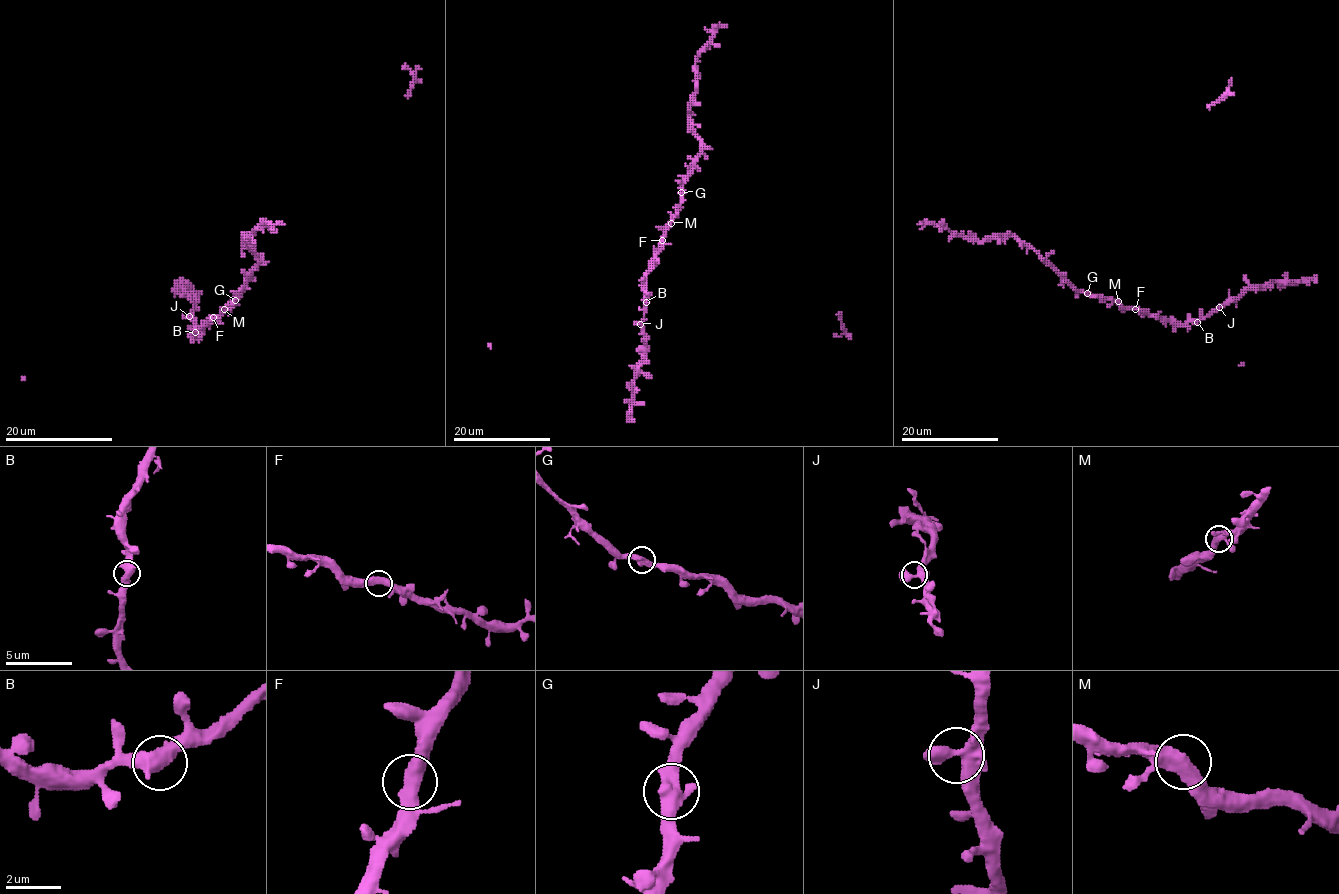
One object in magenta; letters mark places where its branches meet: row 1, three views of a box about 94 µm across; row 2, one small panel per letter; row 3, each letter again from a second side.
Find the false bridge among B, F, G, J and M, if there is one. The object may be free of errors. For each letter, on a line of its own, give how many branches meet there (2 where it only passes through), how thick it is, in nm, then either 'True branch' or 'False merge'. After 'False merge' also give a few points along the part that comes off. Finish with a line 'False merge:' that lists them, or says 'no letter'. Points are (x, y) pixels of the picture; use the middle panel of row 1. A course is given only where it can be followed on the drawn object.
B: Branches: 2. Thickness 550 nm. True branch
F: Branches: 2. Thickness 500 nm. True branch
G: Branches: 2. Thickness 550 nm. True branch
J: Branches: 2. Thickness 550 nm. True branch
M: Branches: 2. Thickness 500 nm. True branch
False merge: no letter

